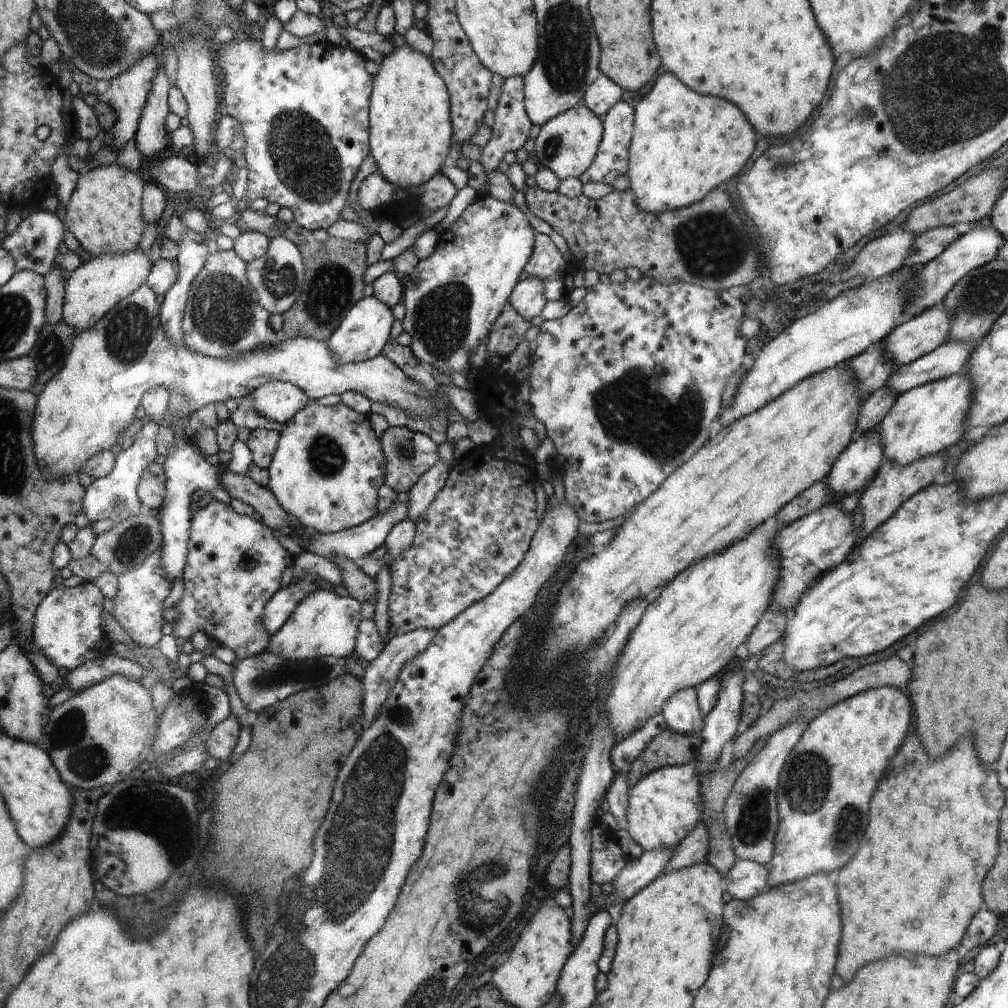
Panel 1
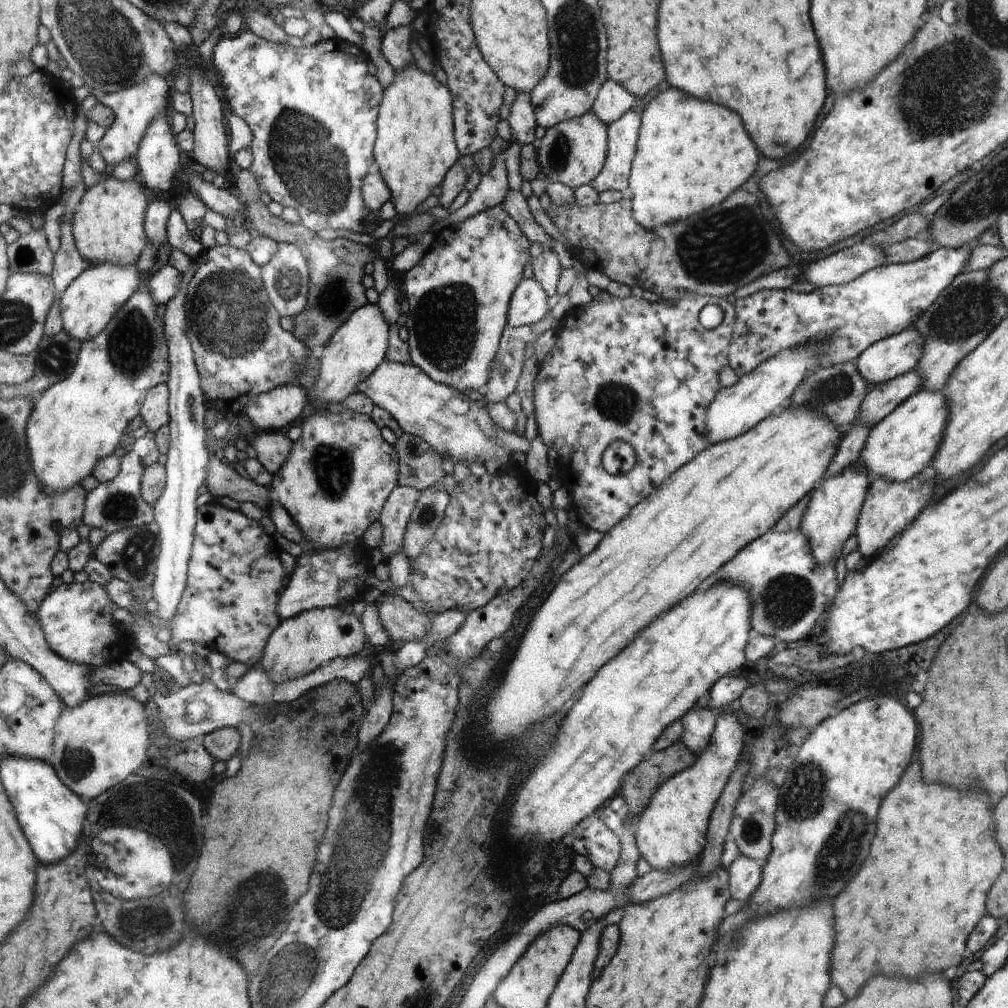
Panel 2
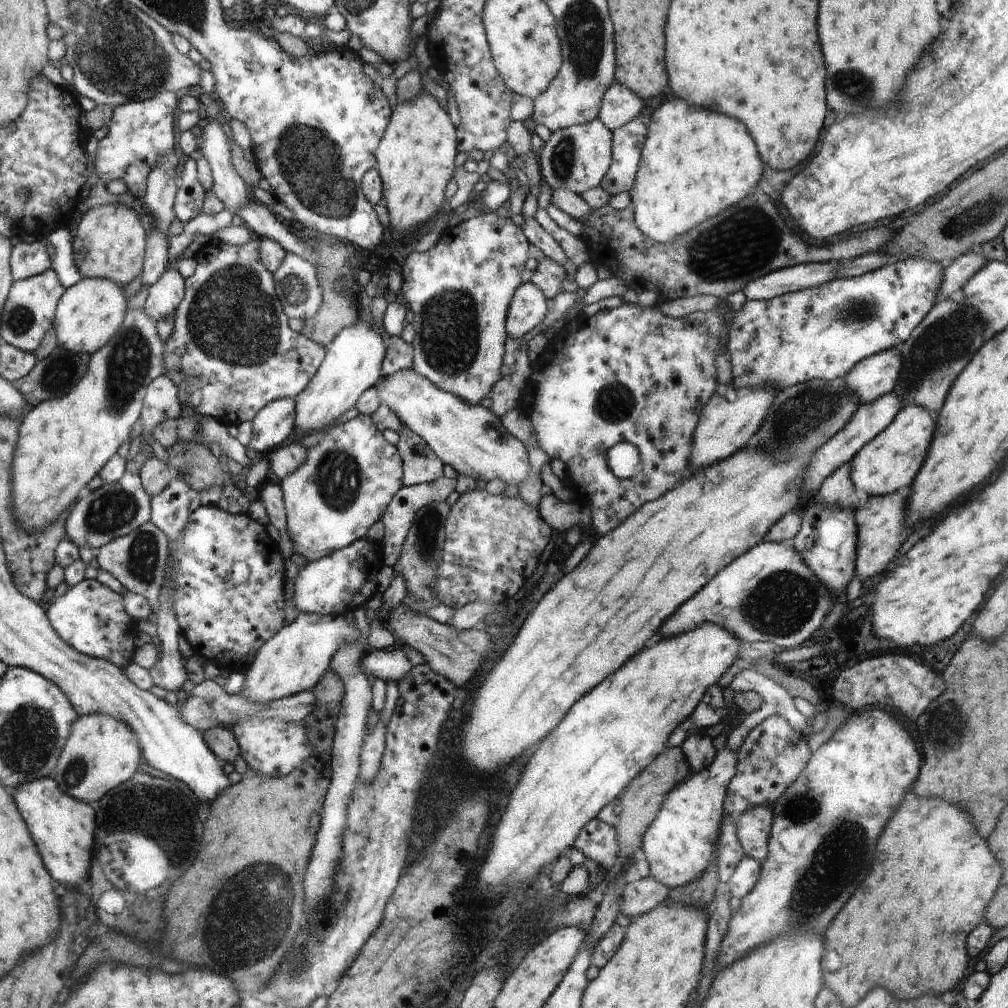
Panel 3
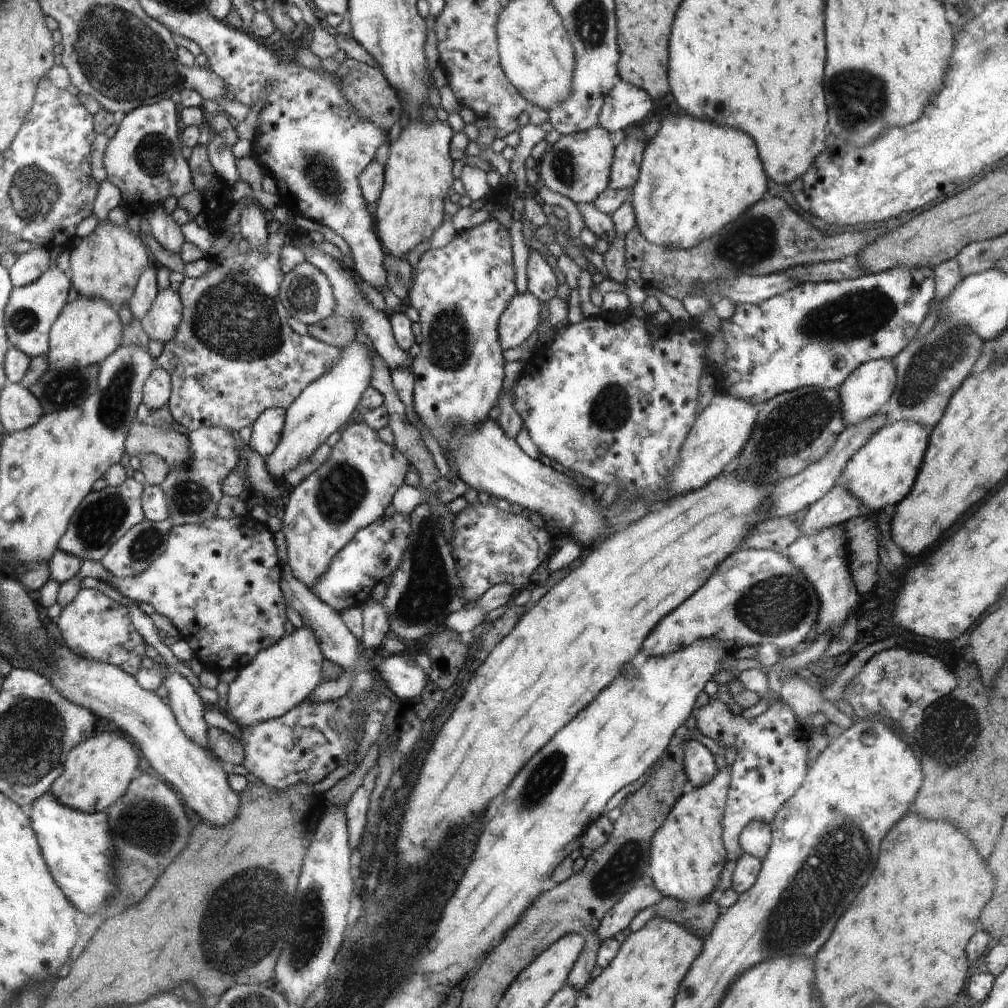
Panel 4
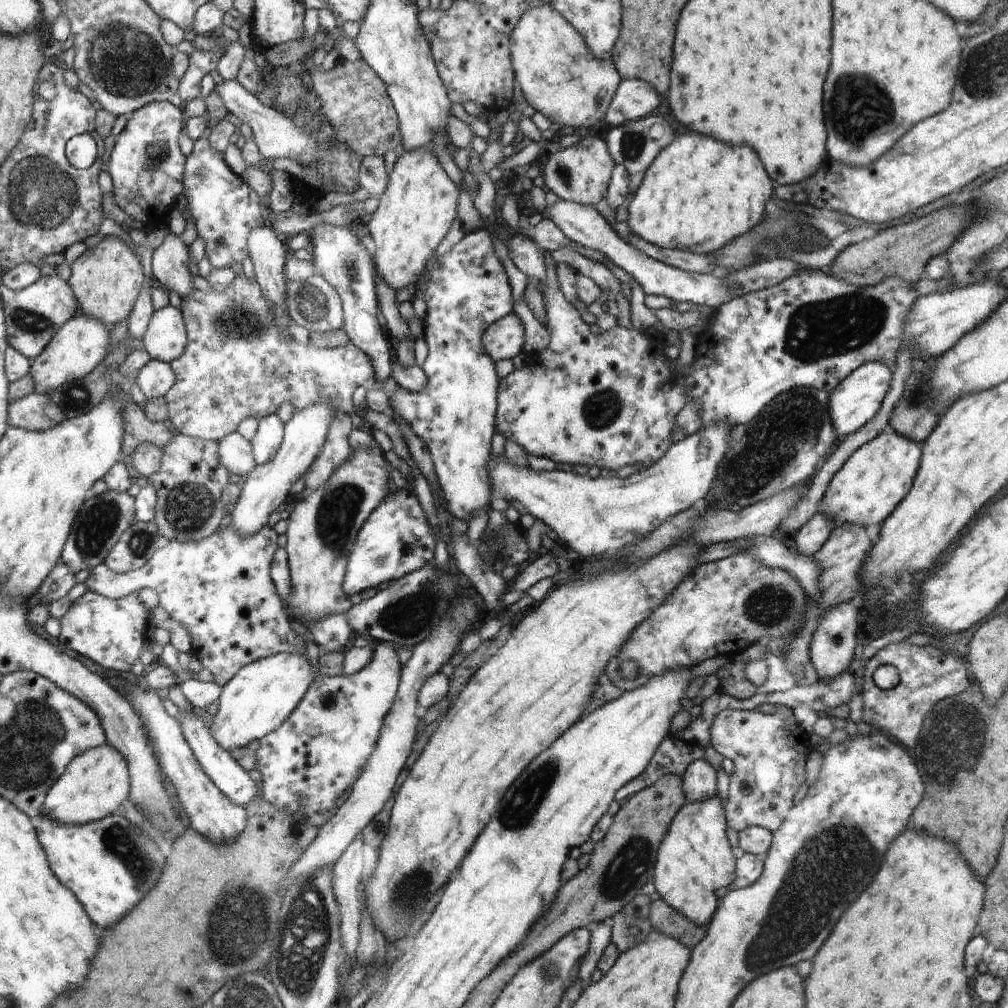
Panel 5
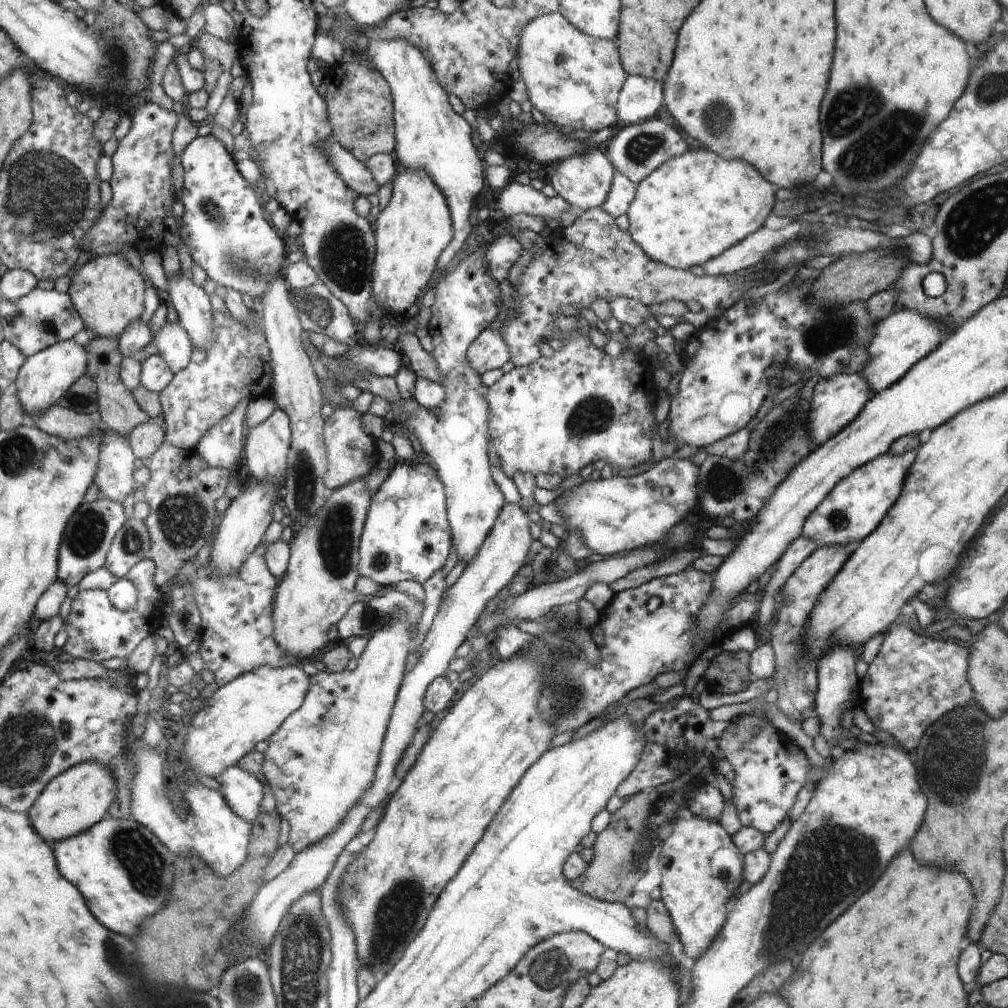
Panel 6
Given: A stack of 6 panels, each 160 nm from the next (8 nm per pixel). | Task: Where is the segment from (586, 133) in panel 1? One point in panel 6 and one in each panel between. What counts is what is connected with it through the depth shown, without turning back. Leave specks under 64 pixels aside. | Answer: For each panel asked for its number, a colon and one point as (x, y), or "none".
2: (573, 152)
3: (578, 158)
4: (579, 166)
5: (581, 173)
6: (584, 180)

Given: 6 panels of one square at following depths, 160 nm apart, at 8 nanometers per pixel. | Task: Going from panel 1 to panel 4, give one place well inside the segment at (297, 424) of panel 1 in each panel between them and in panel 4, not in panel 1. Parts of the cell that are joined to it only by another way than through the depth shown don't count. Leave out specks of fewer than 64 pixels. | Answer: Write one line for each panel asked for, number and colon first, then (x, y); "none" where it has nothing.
2: (341, 471)
3: (351, 474)
4: (352, 488)

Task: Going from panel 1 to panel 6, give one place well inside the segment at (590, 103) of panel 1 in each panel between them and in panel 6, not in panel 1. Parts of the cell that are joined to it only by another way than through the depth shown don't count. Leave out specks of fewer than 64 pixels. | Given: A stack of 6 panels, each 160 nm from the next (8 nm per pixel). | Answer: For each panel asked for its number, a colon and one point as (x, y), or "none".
2: (613, 100)
3: (620, 105)
4: (627, 106)
5: (635, 99)
6: (640, 97)

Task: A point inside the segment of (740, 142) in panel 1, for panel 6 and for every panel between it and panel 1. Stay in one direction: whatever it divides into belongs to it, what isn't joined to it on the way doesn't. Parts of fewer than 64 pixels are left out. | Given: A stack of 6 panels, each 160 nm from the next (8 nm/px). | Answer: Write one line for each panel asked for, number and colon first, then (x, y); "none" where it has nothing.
2: (690, 155)
3: (695, 163)
4: (695, 178)
5: (699, 194)
6: (689, 210)

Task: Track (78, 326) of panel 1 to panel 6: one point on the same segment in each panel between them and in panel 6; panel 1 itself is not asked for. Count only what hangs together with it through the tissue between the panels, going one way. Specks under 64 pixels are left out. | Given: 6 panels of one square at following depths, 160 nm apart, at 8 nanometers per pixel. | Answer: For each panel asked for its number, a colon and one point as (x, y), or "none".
2: (90, 303)
3: (93, 310)
4: (89, 330)
5: (79, 346)
6: (45, 378)

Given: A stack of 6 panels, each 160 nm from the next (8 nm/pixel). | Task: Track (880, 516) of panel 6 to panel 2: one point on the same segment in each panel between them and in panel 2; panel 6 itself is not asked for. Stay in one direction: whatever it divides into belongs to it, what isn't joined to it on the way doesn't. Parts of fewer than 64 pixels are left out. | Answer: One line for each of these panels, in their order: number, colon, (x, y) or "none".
2: (903, 443)
3: (890, 461)
4: (881, 472)
5: (877, 476)

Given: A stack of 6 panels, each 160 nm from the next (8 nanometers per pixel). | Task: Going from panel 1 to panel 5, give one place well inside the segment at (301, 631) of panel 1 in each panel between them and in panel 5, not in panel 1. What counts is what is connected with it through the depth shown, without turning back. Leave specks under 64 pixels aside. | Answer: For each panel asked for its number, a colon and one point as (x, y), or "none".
2: (302, 644)
3: (295, 660)
4: (285, 674)
5: (257, 700)

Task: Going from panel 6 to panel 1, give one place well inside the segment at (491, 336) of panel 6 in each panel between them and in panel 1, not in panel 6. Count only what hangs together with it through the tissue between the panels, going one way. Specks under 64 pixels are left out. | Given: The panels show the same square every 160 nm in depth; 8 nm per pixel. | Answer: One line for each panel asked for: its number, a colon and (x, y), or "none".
1: (528, 299)
2: (530, 303)
3: (529, 307)
4: (517, 323)
5: (503, 340)

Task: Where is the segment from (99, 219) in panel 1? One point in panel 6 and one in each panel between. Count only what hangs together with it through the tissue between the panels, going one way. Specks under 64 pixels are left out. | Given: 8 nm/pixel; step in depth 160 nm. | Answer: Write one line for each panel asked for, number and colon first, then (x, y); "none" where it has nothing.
2: (108, 226)
3: (109, 243)
4: (106, 264)
5: (106, 277)
6: (108, 292)

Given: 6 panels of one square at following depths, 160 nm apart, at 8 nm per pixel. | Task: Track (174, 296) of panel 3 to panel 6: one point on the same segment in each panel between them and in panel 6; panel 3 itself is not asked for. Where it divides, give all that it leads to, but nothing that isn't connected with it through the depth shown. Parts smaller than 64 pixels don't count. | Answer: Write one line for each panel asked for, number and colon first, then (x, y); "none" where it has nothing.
4: (160, 322)
5: (166, 336)
6: (173, 343)

